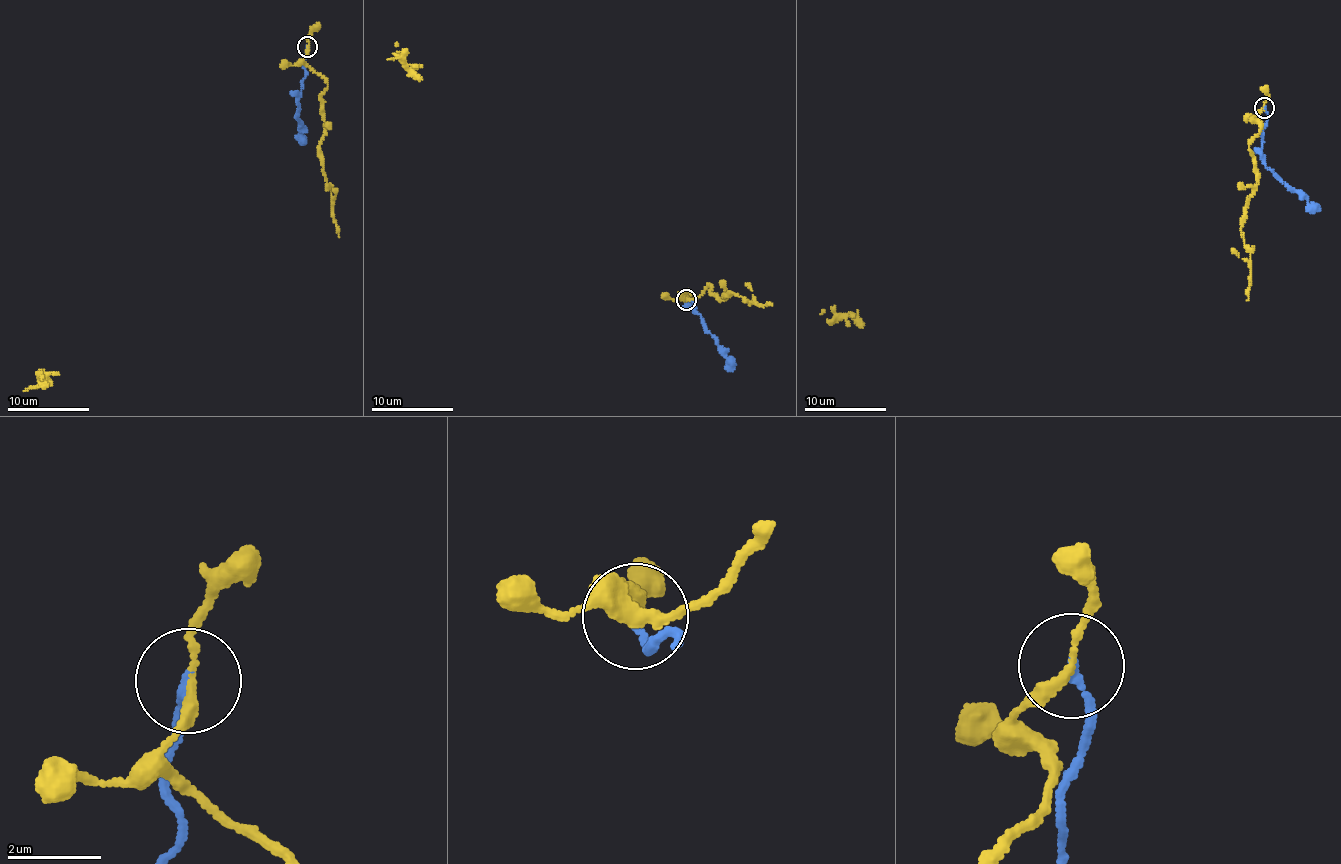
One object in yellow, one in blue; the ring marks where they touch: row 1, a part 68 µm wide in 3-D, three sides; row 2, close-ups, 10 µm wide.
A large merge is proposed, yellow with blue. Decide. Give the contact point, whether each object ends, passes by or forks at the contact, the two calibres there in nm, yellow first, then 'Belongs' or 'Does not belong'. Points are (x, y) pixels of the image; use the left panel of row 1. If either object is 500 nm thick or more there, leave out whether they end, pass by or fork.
Place: (307, 47). At the ring yellow passes by. At the ring blue ends. Thickness 200 nm (yellow) against 160 nm. Does not belong

